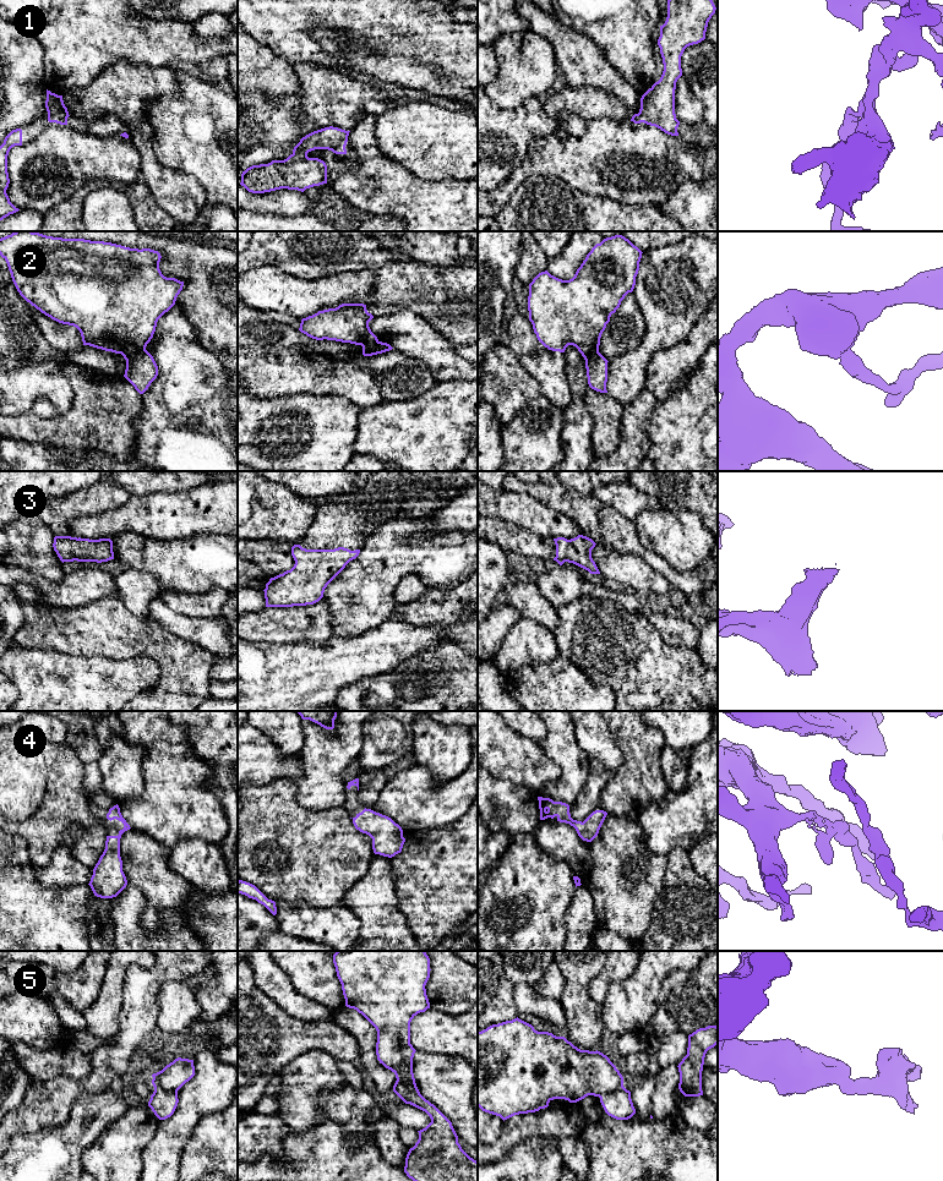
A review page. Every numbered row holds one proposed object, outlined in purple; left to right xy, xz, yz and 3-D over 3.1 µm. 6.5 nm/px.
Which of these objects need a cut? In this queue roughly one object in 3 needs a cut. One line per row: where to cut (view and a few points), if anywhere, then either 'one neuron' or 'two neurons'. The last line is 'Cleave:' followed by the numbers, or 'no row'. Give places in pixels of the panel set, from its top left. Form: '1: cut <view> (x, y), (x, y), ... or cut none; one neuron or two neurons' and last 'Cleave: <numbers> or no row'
1: cut none; one neuron
2: cut xy (145, 348), (126, 360); two neurons
3: cut none; one neuron
4: cut none; one neuron
5: cut yz (622, 1084), (599, 1097); two neurons
Cleave: 2, 5

